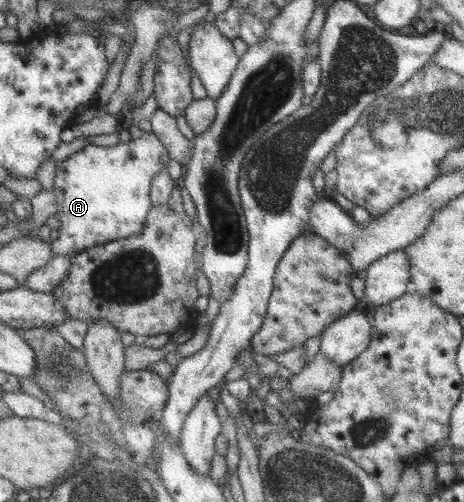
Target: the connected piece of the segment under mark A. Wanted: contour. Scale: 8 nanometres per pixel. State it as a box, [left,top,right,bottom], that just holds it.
[50,124,169,255]

